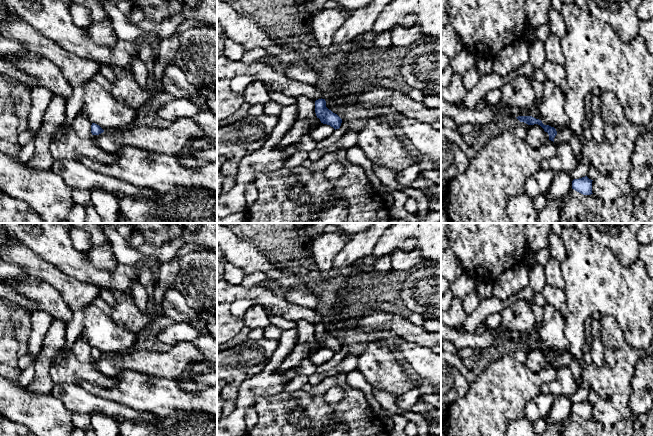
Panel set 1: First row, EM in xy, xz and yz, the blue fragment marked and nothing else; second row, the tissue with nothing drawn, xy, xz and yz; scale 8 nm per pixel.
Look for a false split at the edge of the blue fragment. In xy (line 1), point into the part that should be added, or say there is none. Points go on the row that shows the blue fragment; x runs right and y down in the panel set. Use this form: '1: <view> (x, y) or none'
1: none

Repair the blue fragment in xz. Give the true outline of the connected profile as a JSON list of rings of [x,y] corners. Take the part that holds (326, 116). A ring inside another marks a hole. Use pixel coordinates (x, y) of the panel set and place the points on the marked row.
[[[325,99],[315,101],[315,113],[321,123],[330,125],[335,130],[340,128],[342,119],[326,107]]]

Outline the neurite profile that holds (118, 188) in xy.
[[[54,160],[50,171],[60,176],[72,189],[92,191],[94,188],[101,188],[118,199],[123,196],[144,196],[156,200],[159,196],[158,192],[153,189],[123,182],[89,169],[74,160]]]

